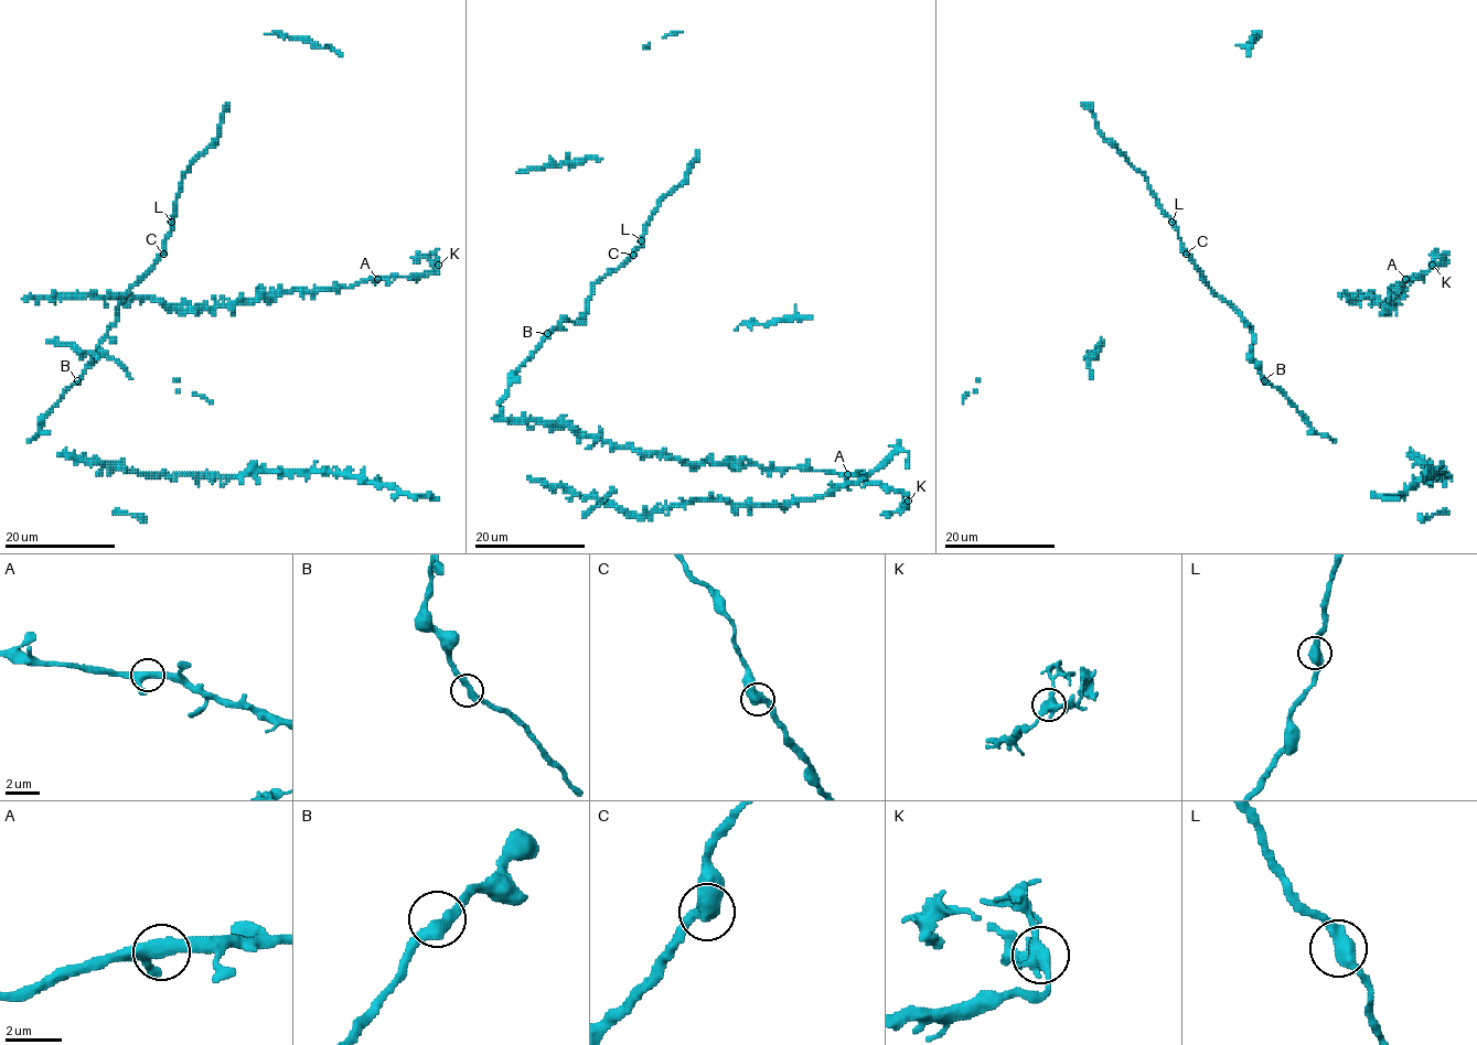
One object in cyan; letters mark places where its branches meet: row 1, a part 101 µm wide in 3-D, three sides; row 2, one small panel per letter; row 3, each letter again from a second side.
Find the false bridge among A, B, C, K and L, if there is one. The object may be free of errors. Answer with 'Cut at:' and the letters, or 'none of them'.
Cut at: K

